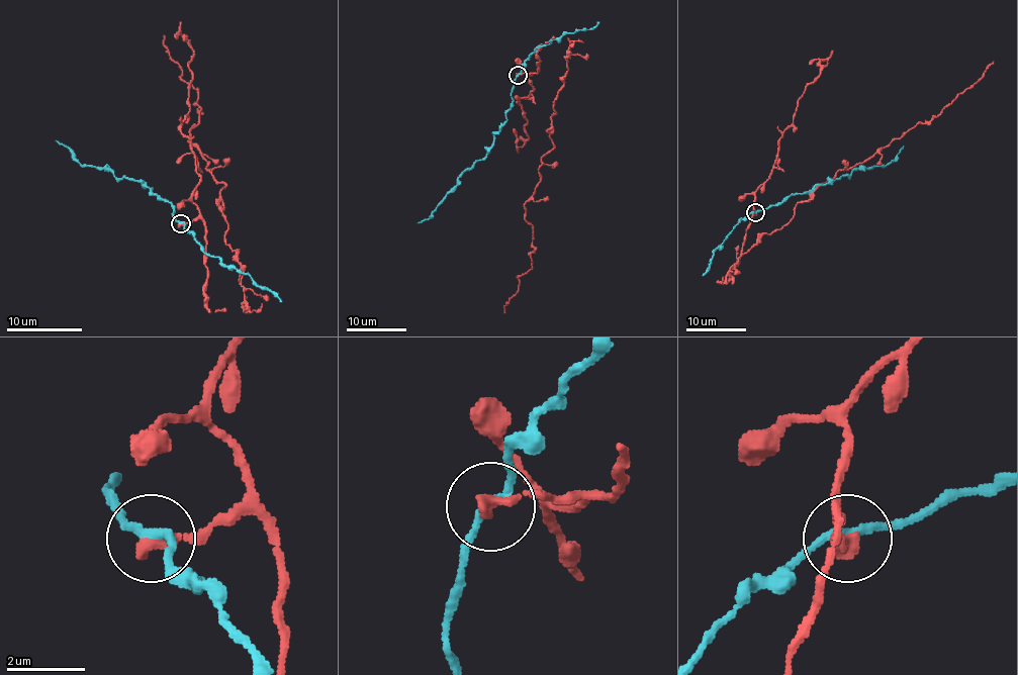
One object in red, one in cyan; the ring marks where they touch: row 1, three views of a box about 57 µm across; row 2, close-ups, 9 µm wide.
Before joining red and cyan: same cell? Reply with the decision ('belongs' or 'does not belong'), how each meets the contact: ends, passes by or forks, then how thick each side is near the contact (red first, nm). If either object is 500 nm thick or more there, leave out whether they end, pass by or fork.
does not belong; red ends there; cyan passes by; 360 nm thick on the red side, 200 nm on the other

